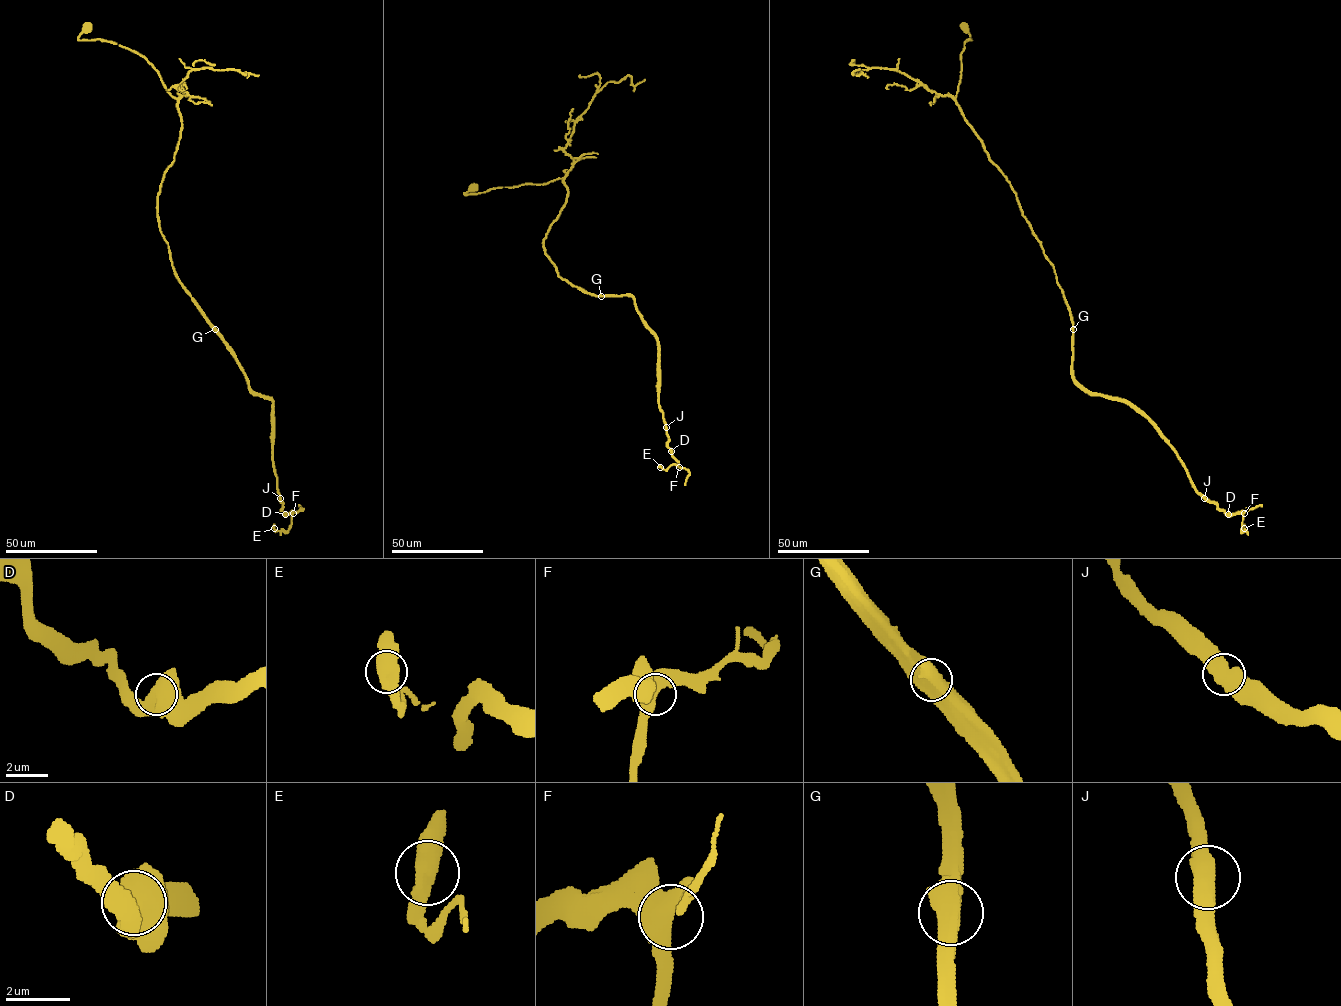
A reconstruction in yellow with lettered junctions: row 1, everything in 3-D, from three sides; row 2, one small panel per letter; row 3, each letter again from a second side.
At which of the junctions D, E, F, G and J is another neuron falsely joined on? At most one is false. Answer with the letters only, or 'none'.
G

